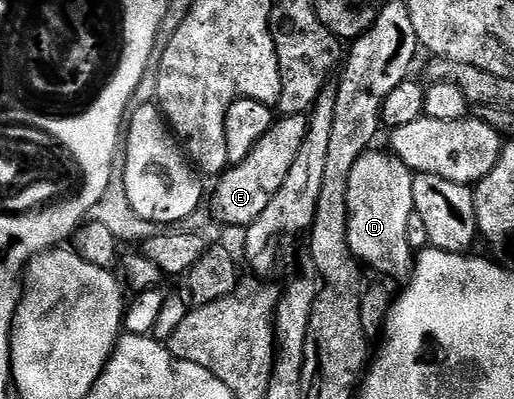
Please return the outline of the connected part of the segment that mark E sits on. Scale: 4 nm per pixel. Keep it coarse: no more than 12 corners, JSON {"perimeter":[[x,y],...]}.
{"perimeter":[[306,114],[285,115],[214,180],[211,215],[250,227],[289,177]]}

